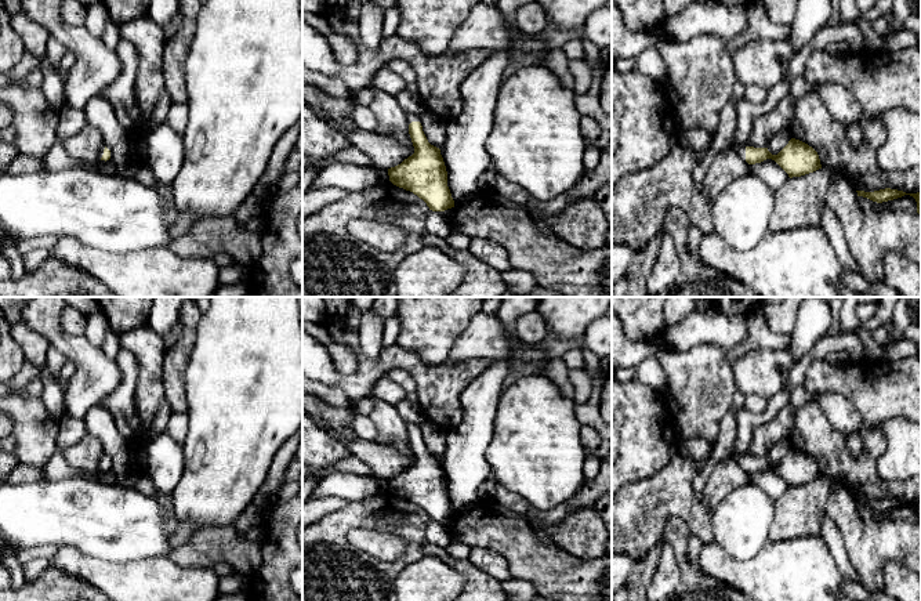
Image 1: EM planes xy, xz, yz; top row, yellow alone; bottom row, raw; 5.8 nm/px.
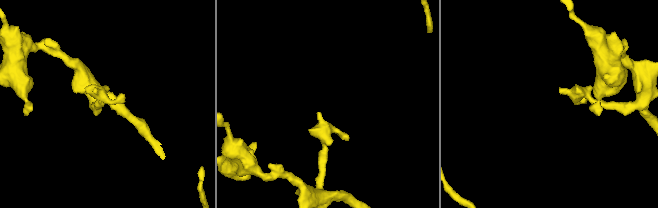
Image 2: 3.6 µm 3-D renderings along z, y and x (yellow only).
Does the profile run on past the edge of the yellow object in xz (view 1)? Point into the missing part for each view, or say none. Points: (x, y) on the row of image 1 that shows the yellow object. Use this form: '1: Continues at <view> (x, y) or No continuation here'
1: Continues at xz (412, 118)

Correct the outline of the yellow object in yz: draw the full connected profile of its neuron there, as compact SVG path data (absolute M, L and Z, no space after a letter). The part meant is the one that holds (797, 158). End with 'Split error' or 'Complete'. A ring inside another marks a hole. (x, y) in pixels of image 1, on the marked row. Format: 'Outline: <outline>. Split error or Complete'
Outline: M791 138L777 155L772 155L768 148L739 146L735 142L733 148L748 164L761 163L766 159L775 160L790 178L822 169L817 152L795 138Z. Split error

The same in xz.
Outline: M410 113L406 116L410 122L409 134L414 153L400 164L388 169L389 181L417 195L432 211L454 207L440 149L428 142L418 116Z. Split error

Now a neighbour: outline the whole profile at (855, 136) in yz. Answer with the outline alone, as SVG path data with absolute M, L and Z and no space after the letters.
M849 124L846 127L846 137L848 137L851 146L853 148L860 148L864 142L862 127L857 124Z

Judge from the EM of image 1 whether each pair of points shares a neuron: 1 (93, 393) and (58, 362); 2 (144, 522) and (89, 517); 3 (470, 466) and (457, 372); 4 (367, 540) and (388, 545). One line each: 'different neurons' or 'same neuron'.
1: different neurons
2: same neuron
3: different neurons
4: same neuron

